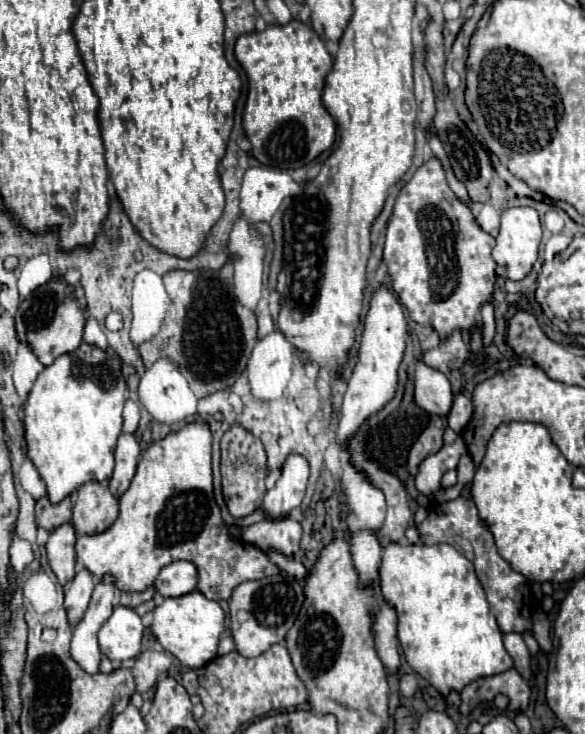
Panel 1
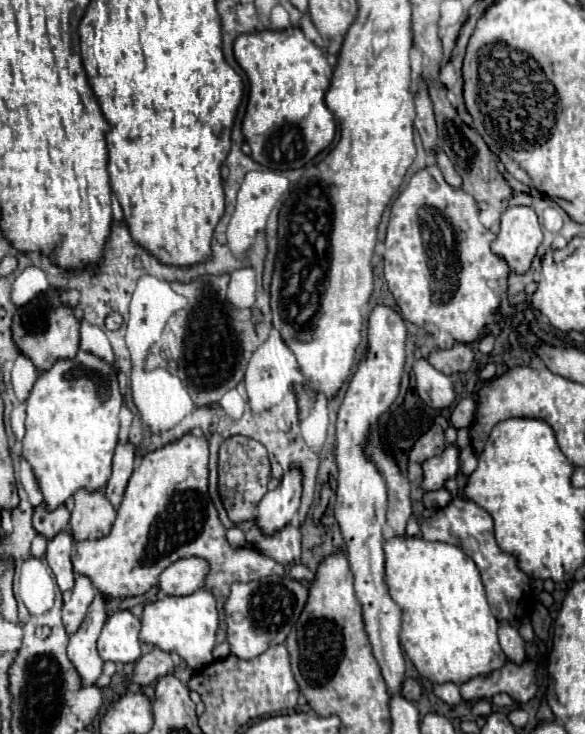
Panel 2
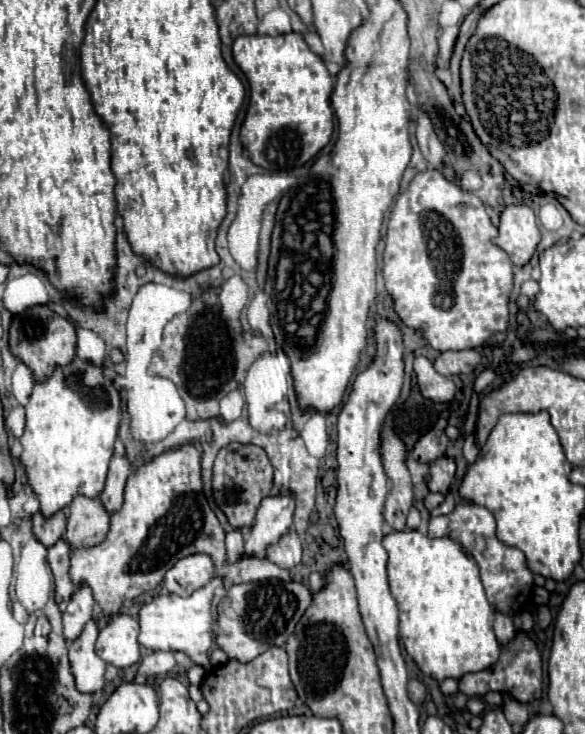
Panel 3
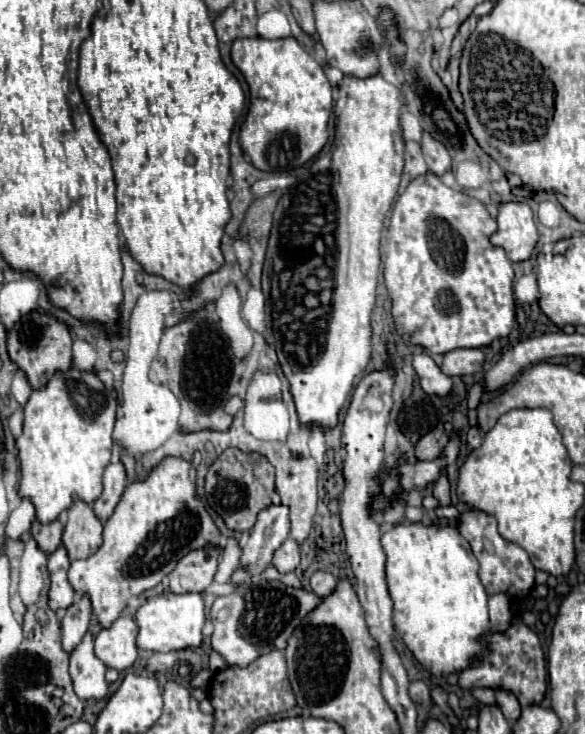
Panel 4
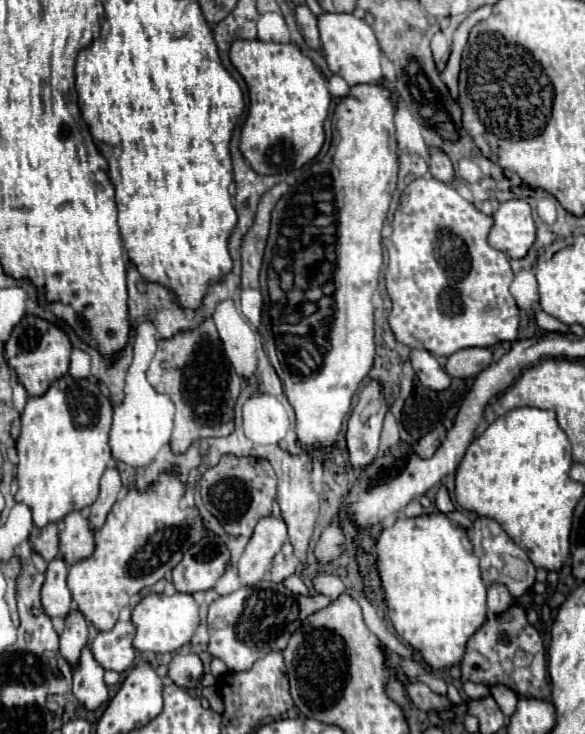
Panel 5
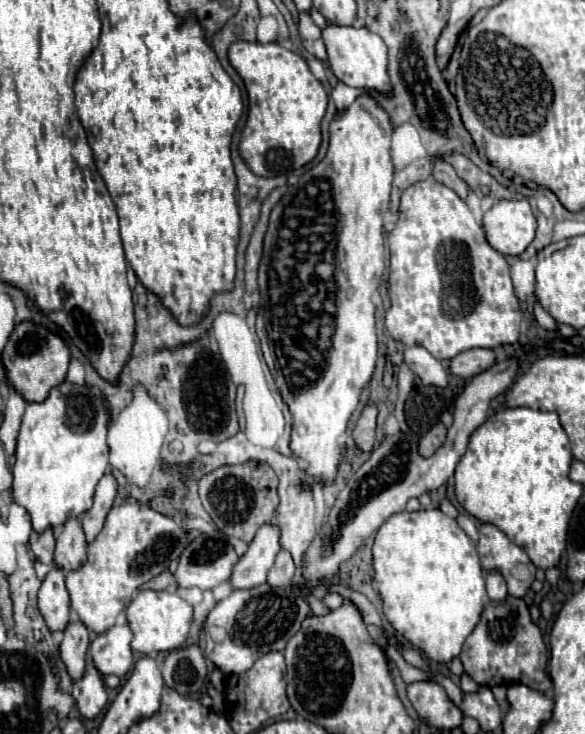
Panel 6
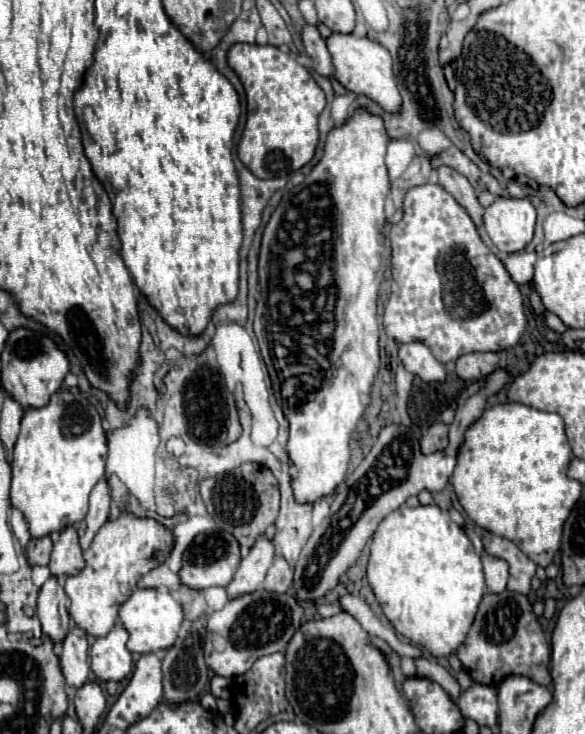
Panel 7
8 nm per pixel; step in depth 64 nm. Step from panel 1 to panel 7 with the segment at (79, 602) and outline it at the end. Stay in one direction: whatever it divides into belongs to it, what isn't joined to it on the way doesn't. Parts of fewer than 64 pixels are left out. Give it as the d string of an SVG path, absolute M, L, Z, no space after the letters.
M72 628L62 644L62 658L60 658L62 674L66 678L66 684L74 690L82 688L88 682L90 676L90 664L88 664L88 642L86 634L80 628Z

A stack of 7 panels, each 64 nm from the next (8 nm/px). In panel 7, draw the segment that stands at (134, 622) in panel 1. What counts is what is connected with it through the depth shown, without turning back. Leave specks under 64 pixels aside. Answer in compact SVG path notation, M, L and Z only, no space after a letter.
M118 624L90 648L90 668L98 682L122 682L132 672L132 654L126 648L128 632Z

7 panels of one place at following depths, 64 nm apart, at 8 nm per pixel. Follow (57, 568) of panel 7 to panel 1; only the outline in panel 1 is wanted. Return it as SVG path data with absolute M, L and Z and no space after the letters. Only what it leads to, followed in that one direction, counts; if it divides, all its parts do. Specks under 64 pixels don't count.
M88 482L78 488L72 510L72 526L76 534L100 534L118 518L118 500L106 484Z

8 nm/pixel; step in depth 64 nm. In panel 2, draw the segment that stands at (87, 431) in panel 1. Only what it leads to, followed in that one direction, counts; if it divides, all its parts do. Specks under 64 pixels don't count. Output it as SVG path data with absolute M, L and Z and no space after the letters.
M78 352L74 360L56 362L52 370L42 372L34 382L34 388L26 400L26 434L22 438L22 458L32 466L40 492L44 496L46 510L56 510L78 490L102 490L110 478L112 454L118 444L118 412L122 408L122 394L112 364L92 354Z

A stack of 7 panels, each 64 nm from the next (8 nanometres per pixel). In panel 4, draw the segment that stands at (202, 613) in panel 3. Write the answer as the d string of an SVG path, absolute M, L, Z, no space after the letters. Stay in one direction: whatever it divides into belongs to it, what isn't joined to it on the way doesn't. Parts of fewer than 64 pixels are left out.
M160 594L148 598L134 614L138 624L136 646L140 650L152 652L172 652L182 648L194 648L202 644L202 626L204 626L204 600L200 594Z

